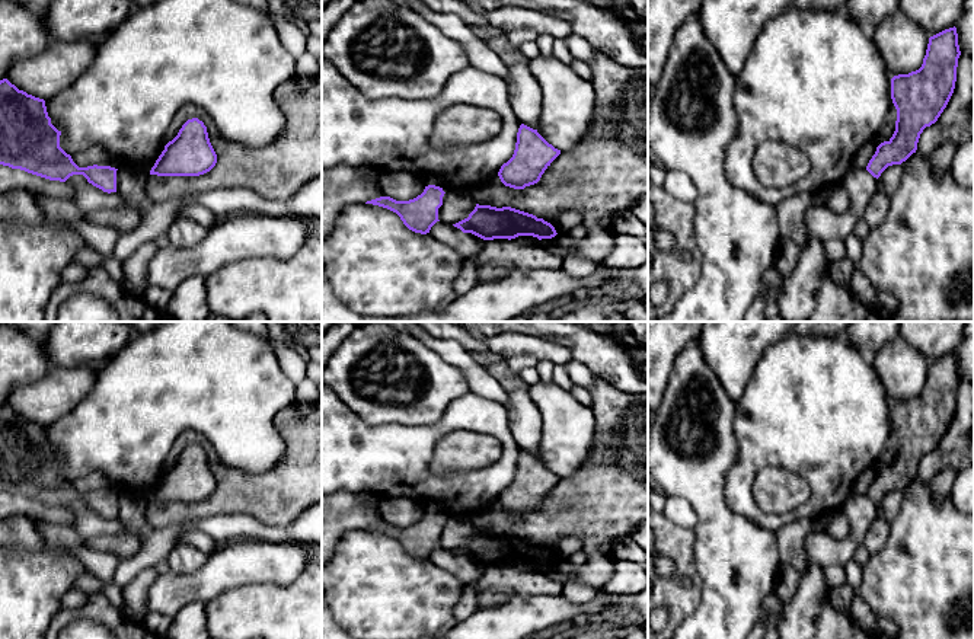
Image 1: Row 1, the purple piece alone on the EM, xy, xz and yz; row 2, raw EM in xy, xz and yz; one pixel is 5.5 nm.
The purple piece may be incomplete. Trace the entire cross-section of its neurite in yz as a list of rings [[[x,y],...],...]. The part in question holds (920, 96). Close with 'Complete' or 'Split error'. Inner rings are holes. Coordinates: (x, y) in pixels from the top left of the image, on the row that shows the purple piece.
[[[954,26],[929,38],[919,70],[891,79],[895,131],[876,147],[866,166],[874,178],[878,179],[888,166],[901,164],[916,153],[920,134],[938,121],[954,93],[959,55]]]. Complete

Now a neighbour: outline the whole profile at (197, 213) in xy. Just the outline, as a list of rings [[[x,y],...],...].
[[[197,204],[185,205],[185,208],[176,214],[176,218],[179,218],[179,217],[188,217],[188,218],[202,224],[208,230],[211,230],[220,220],[208,208],[205,208],[202,205],[197,205]]]

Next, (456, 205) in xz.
[[[448,191],[443,197],[443,205],[438,208],[438,220],[444,224],[456,224],[469,217],[476,202],[470,192]]]

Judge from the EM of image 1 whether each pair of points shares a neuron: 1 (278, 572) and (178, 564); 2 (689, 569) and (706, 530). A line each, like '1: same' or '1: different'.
1: different
2: different

